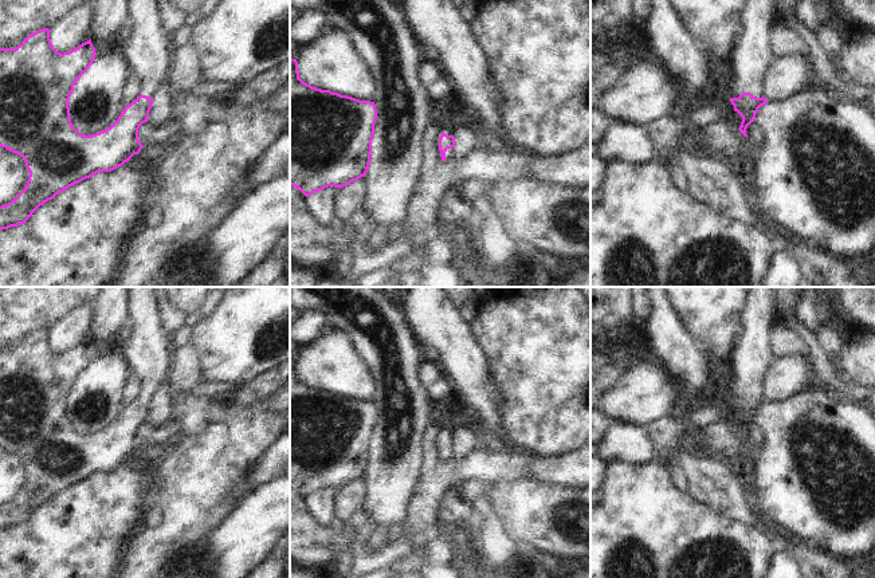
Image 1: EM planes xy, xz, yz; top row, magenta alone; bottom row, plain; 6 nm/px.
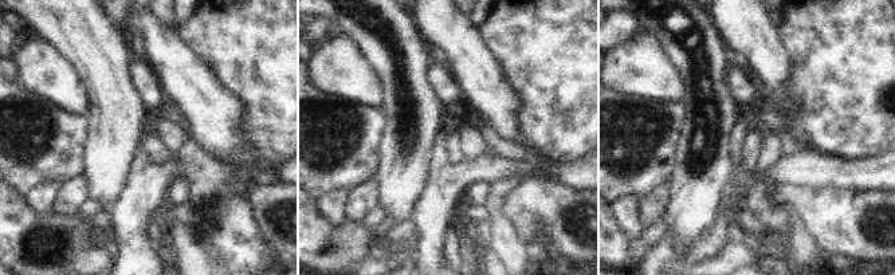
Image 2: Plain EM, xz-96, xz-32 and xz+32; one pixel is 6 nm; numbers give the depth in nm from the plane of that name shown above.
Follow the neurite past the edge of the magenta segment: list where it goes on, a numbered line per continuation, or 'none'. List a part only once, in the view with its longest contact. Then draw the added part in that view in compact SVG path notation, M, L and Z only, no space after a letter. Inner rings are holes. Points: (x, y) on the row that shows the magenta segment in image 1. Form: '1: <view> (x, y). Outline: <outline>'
1: yz (752, 55). Outline: M746 0L742 11L742 30L729 58L731 98L750 93L764 97L764 80L776 60L772 52L770 30L774 25L777 0Z

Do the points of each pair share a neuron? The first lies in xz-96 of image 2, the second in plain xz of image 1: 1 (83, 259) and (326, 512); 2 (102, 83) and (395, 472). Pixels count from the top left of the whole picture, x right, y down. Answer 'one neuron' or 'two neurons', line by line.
1: two neurons
2: one neuron

